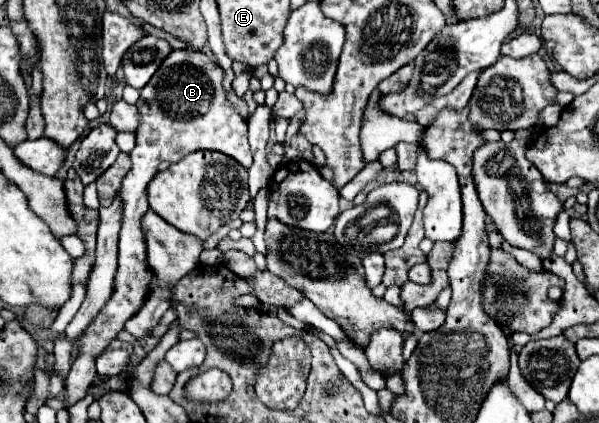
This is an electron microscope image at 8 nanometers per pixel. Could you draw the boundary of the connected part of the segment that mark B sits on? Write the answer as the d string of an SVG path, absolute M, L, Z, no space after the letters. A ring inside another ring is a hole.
M173 50L161 68L153 74L149 84L141 90L137 100L137 110L141 114L141 122L137 126L137 146L131 152L133 168L125 176L121 186L121 200L123 200L123 220L121 220L121 234L119 234L119 262L117 274L113 282L113 294L95 316L95 320L85 328L85 332L77 340L77 358L71 366L67 376L65 392L67 392L67 406L85 398L93 378L97 374L95 360L101 352L117 338L123 330L125 322L141 310L149 292L151 292L151 278L153 270L147 264L145 256L145 236L141 230L141 218L149 210L147 204L147 186L159 172L161 162L175 164L177 160L185 158L189 152L197 150L215 150L233 160L237 160L243 168L253 164L253 152L247 142L247 124L235 112L235 108L227 102L223 92L223 72L217 64L205 56L203 52L193 50Z

